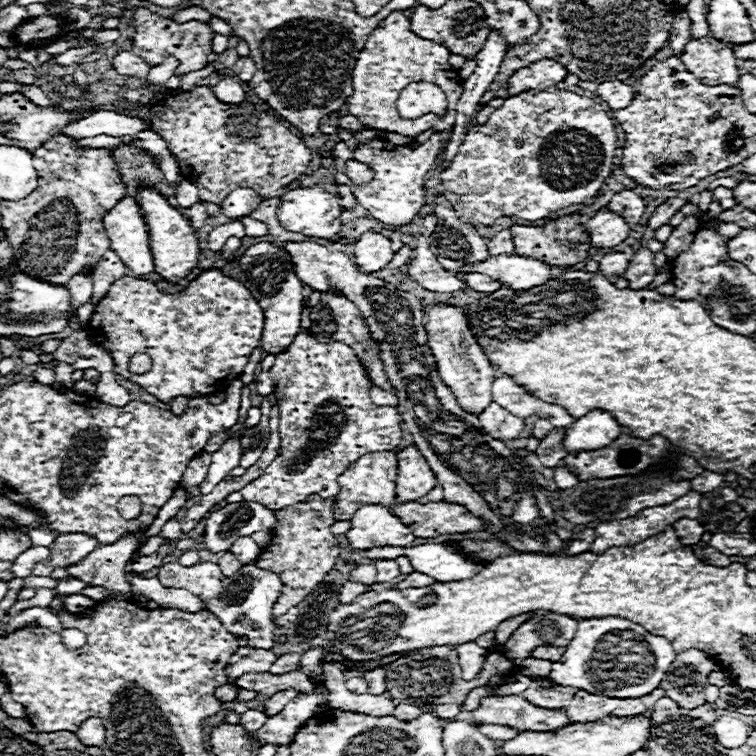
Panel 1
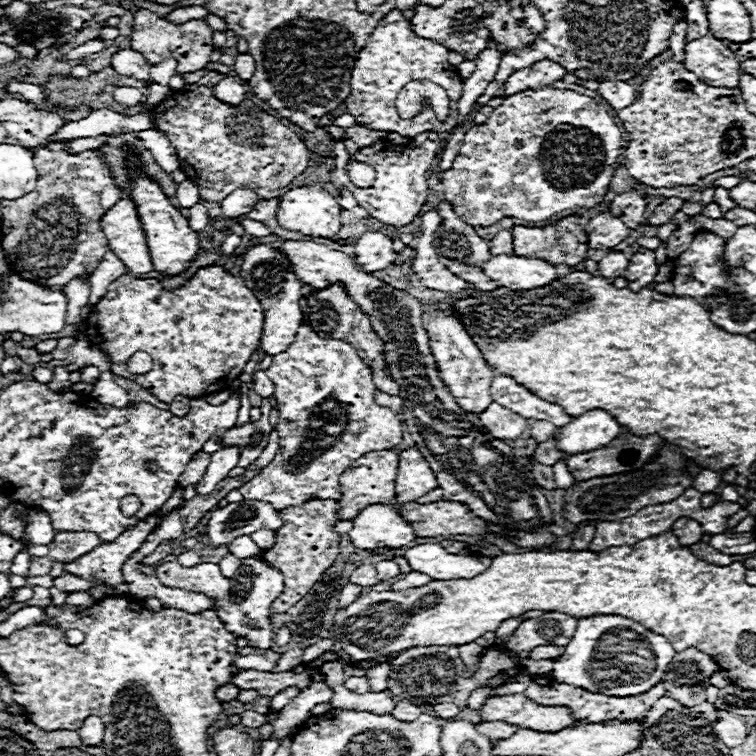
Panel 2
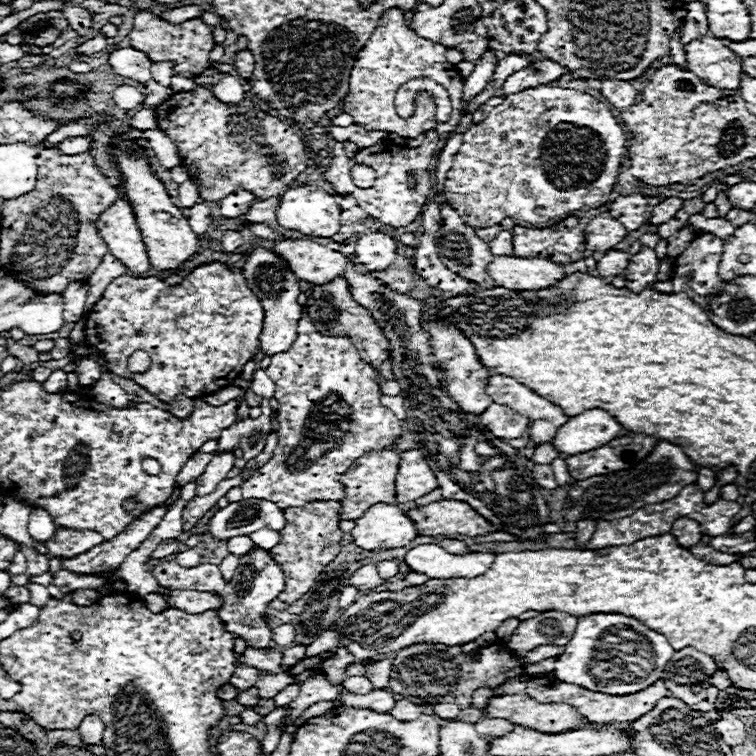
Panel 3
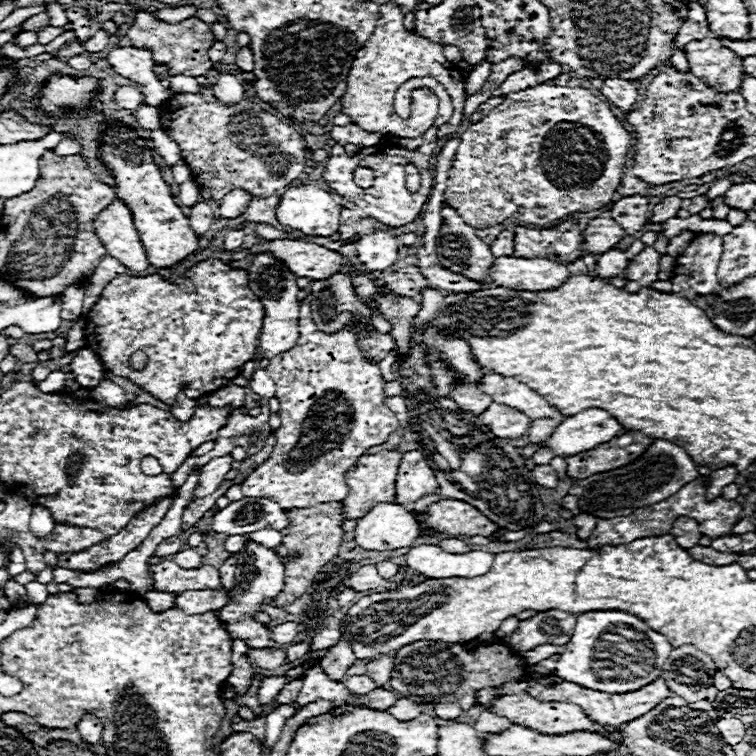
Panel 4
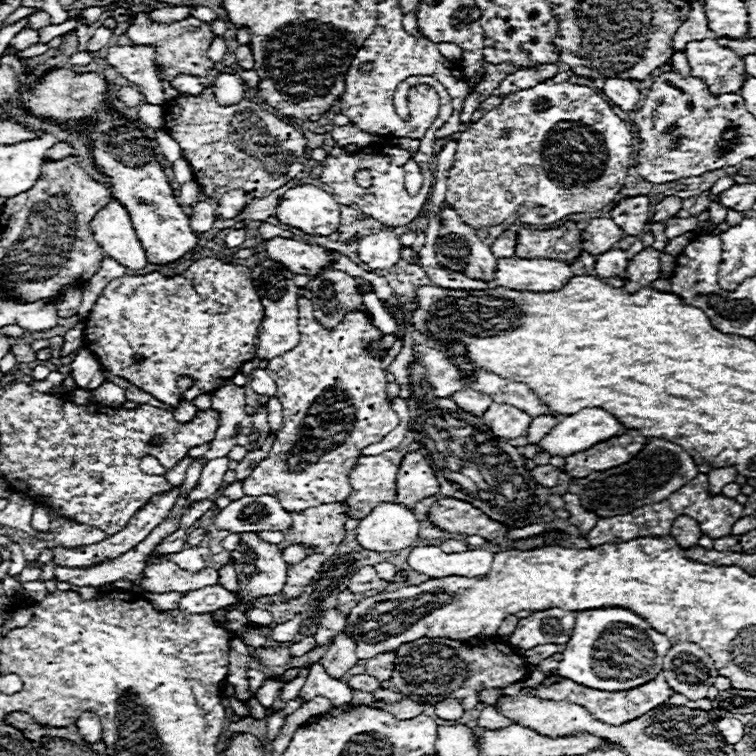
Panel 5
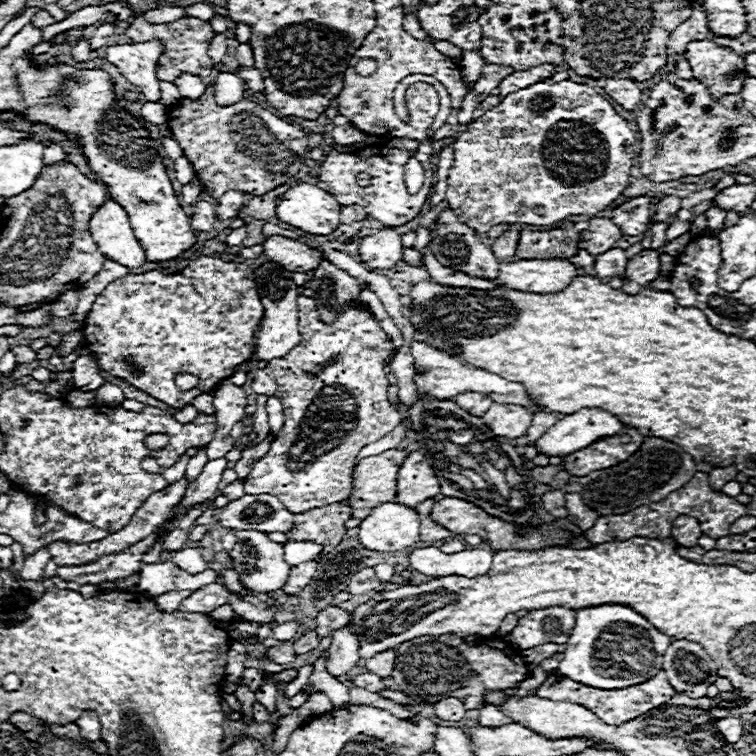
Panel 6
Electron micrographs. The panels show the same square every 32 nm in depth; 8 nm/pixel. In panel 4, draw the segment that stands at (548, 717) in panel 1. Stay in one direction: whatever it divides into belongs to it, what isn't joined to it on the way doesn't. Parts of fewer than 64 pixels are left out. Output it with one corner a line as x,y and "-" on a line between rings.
528,694
498,696
492,700
490,710
508,718
512,724
536,728
536,732
576,732
576,728
604,728
604,732
608,732
606,726
588,720
574,704
538,702

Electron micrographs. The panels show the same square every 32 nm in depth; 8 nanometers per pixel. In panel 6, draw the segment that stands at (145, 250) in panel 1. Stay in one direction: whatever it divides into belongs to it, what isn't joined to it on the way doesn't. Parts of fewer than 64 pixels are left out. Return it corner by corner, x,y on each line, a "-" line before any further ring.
108,200
108,204
92,216
90,232
106,258
126,268
140,268
146,262
144,250
130,226
130,218
118,202

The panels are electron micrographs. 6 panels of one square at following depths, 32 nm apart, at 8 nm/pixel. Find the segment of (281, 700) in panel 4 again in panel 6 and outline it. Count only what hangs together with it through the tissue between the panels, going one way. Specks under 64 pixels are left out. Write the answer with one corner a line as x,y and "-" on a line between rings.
310,664
310,666
302,666
302,668
298,668
298,676
296,676
292,682
288,682
286,688
284,688
284,698
292,698
292,696
296,696
296,694
306,686
310,674
312,674
312,664

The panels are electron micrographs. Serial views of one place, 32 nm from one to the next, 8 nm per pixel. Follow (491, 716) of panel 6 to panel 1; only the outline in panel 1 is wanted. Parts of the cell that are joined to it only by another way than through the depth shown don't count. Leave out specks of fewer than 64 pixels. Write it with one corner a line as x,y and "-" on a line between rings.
490,724
490,726
478,726
478,728
480,728
480,732
484,736
488,736
490,740
494,740
496,744
504,744
504,742
508,742
508,740
512,740
512,738
518,736
518,732
514,728
508,728
508,726

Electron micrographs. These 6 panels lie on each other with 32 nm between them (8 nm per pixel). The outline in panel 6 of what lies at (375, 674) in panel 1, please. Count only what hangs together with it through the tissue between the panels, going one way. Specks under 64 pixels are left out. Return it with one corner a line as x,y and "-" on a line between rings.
396,650
378,652
376,656
368,658
366,670
380,676
380,678
388,678
392,674
392,670
394,670
394,658
396,658

